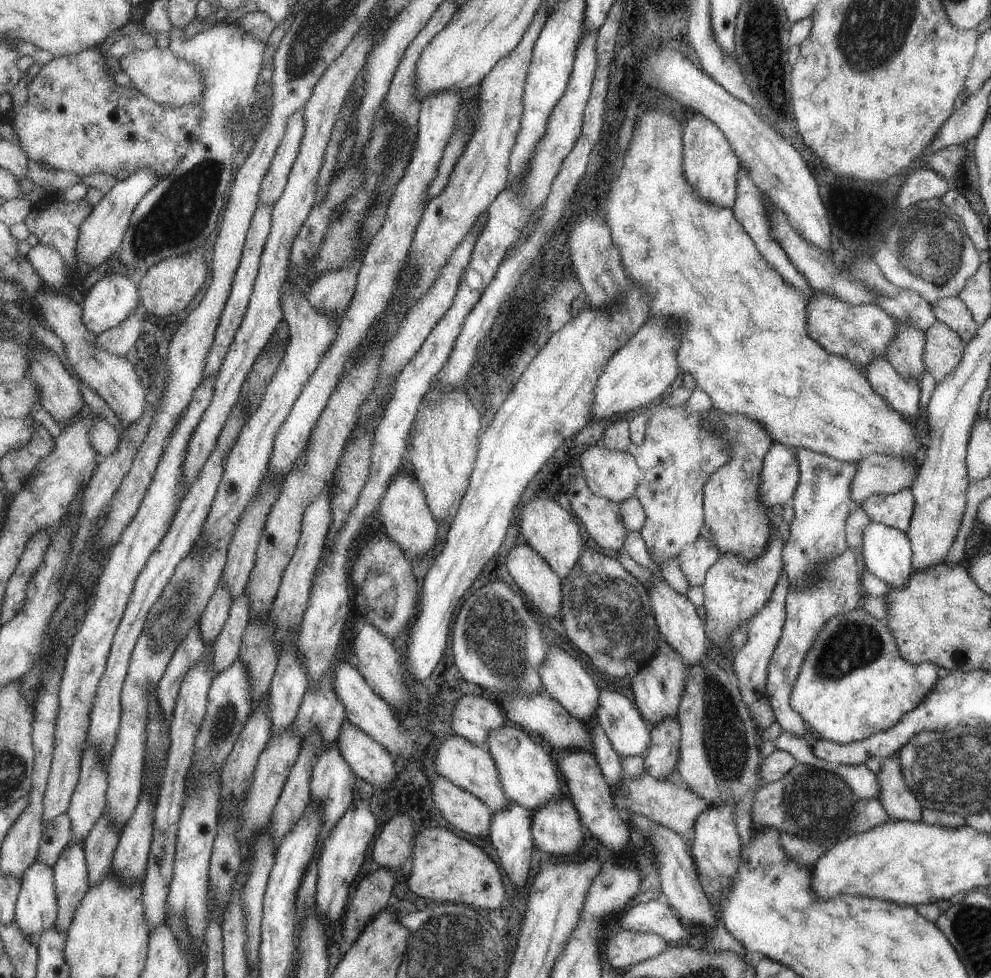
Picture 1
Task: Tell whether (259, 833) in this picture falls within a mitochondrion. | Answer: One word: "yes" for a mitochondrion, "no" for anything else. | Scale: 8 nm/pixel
no

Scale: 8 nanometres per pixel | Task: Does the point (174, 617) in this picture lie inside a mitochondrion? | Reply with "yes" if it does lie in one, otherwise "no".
yes

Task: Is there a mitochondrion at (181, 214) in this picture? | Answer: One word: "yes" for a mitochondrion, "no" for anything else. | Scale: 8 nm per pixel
yes

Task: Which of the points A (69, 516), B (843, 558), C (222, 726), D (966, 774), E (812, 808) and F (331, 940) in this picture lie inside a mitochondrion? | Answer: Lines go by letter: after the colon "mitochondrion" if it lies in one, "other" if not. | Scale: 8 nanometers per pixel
A: other
B: other
C: mitochondrion
D: mitochondrion
E: mitochondrion
F: other

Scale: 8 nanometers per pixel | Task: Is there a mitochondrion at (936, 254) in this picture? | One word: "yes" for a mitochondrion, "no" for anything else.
yes

